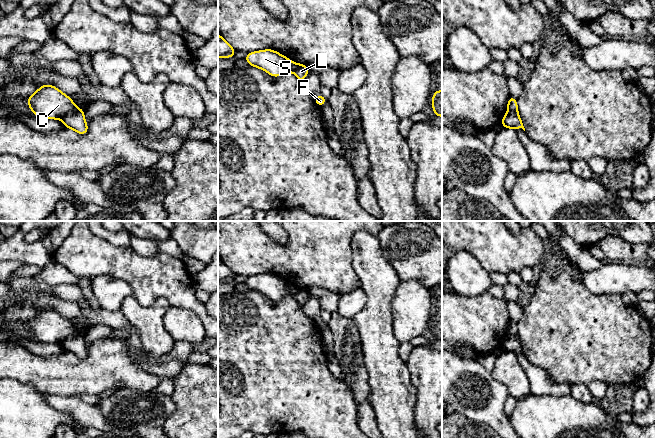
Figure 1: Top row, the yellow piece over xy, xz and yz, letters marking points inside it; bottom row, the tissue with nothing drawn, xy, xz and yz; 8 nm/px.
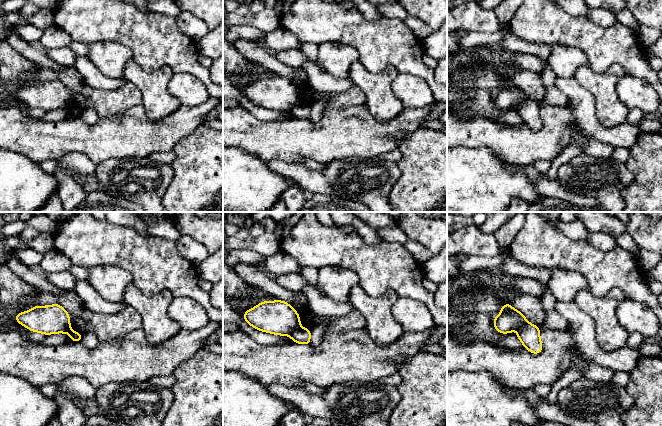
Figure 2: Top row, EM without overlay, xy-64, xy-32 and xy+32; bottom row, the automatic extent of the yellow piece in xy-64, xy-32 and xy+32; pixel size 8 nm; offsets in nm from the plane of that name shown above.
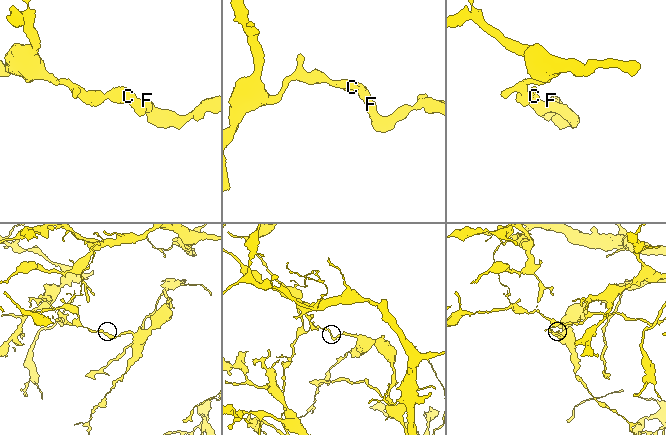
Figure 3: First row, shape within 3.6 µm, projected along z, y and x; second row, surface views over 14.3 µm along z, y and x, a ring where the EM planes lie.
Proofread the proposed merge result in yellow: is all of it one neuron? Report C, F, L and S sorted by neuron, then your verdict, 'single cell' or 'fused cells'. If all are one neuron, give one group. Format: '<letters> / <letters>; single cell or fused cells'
C S / F L; fused cells

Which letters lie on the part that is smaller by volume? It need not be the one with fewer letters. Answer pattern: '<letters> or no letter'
C, S

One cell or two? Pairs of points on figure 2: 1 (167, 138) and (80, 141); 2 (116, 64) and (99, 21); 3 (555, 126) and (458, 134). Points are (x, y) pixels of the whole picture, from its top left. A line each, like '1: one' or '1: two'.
1: one
2: two
3: one

